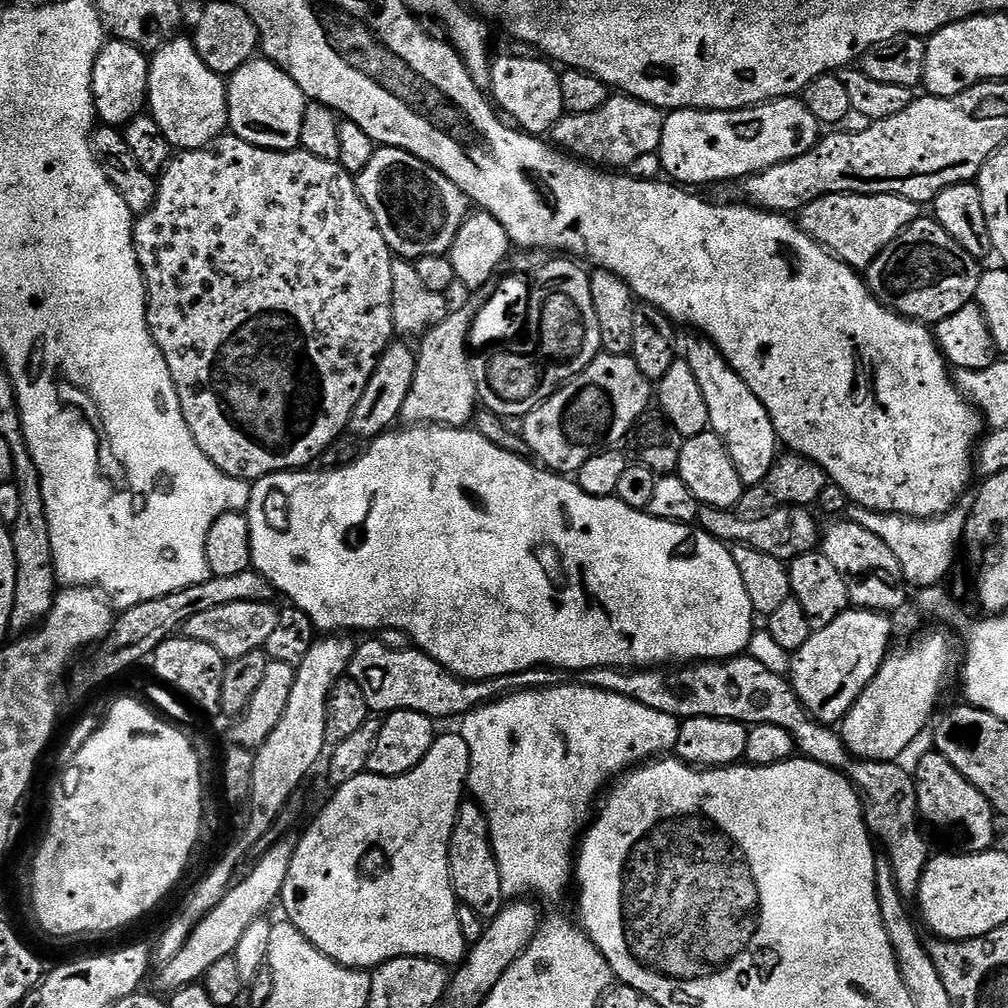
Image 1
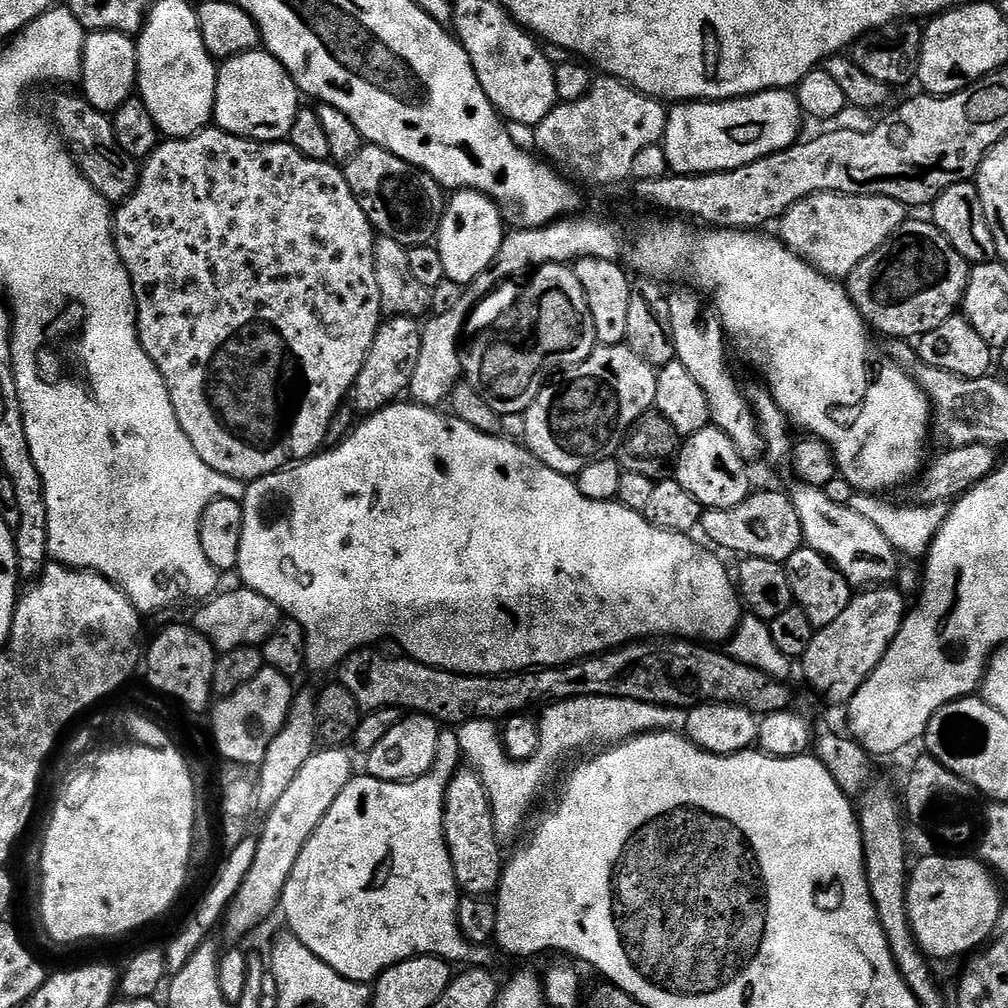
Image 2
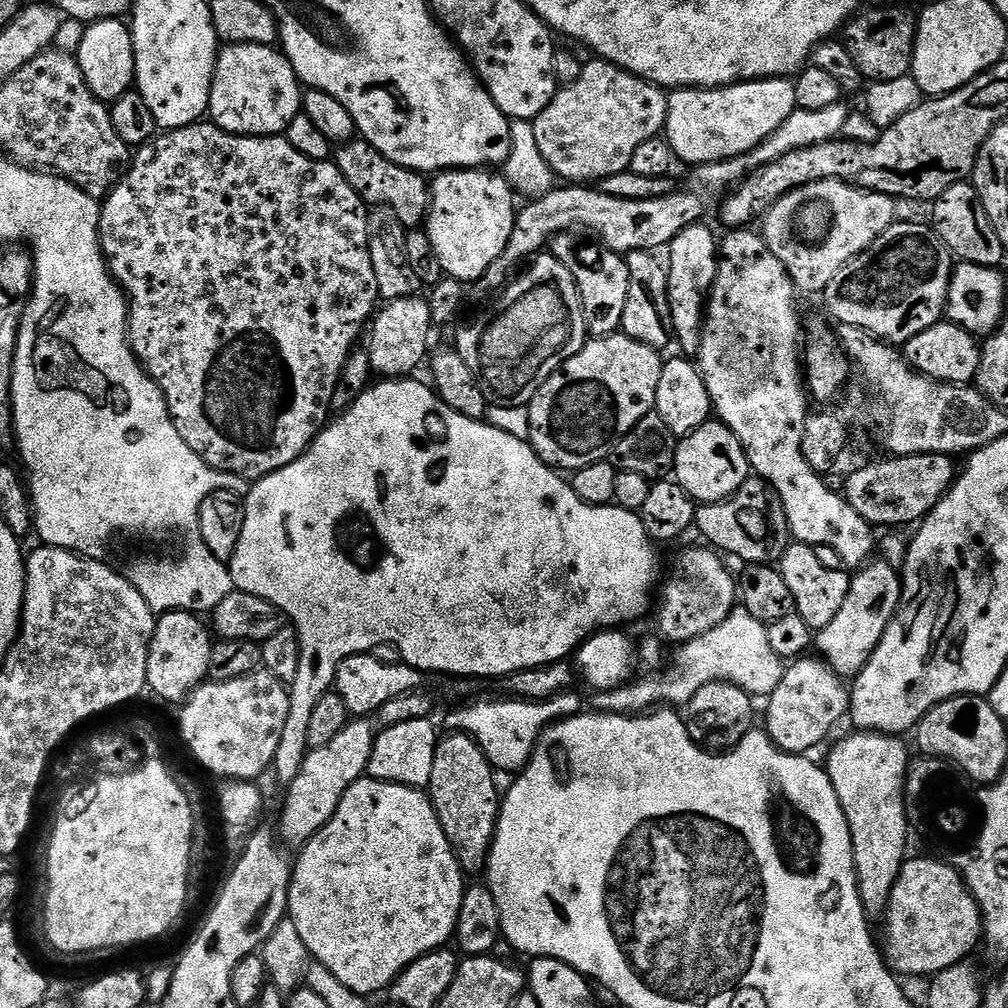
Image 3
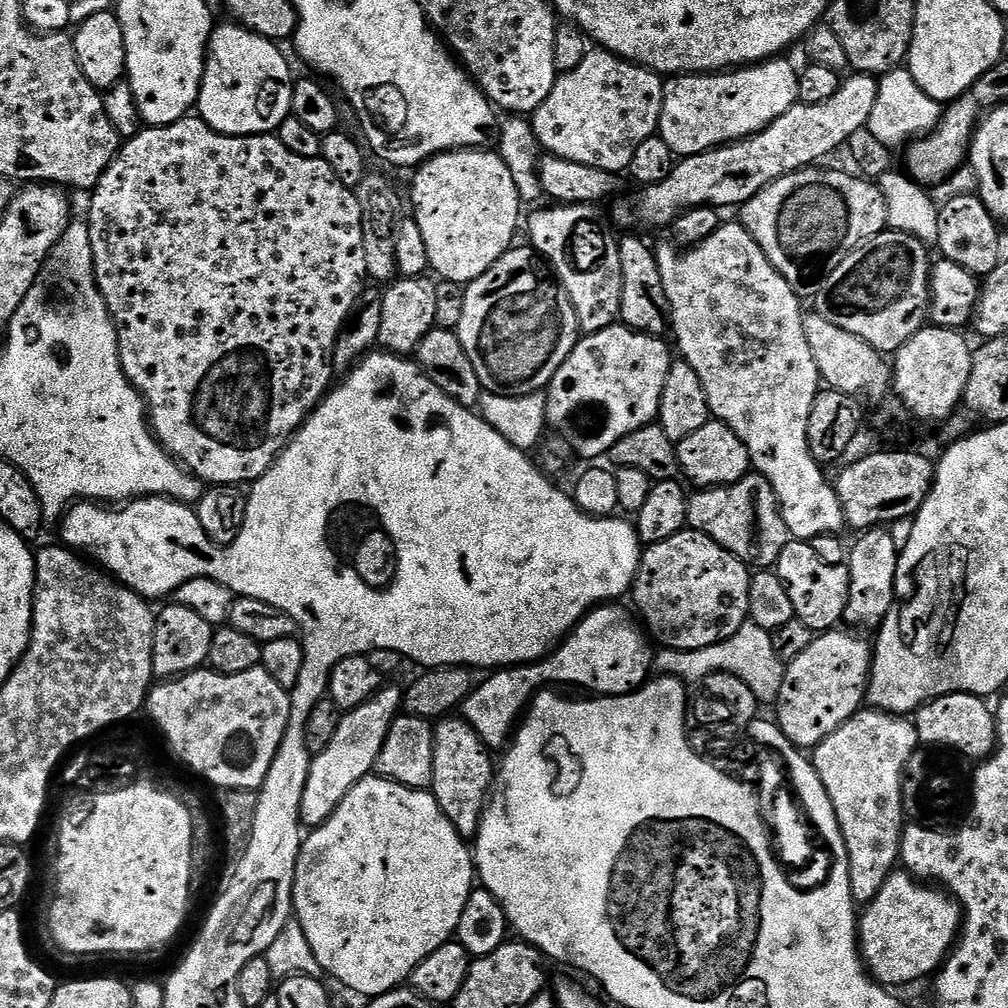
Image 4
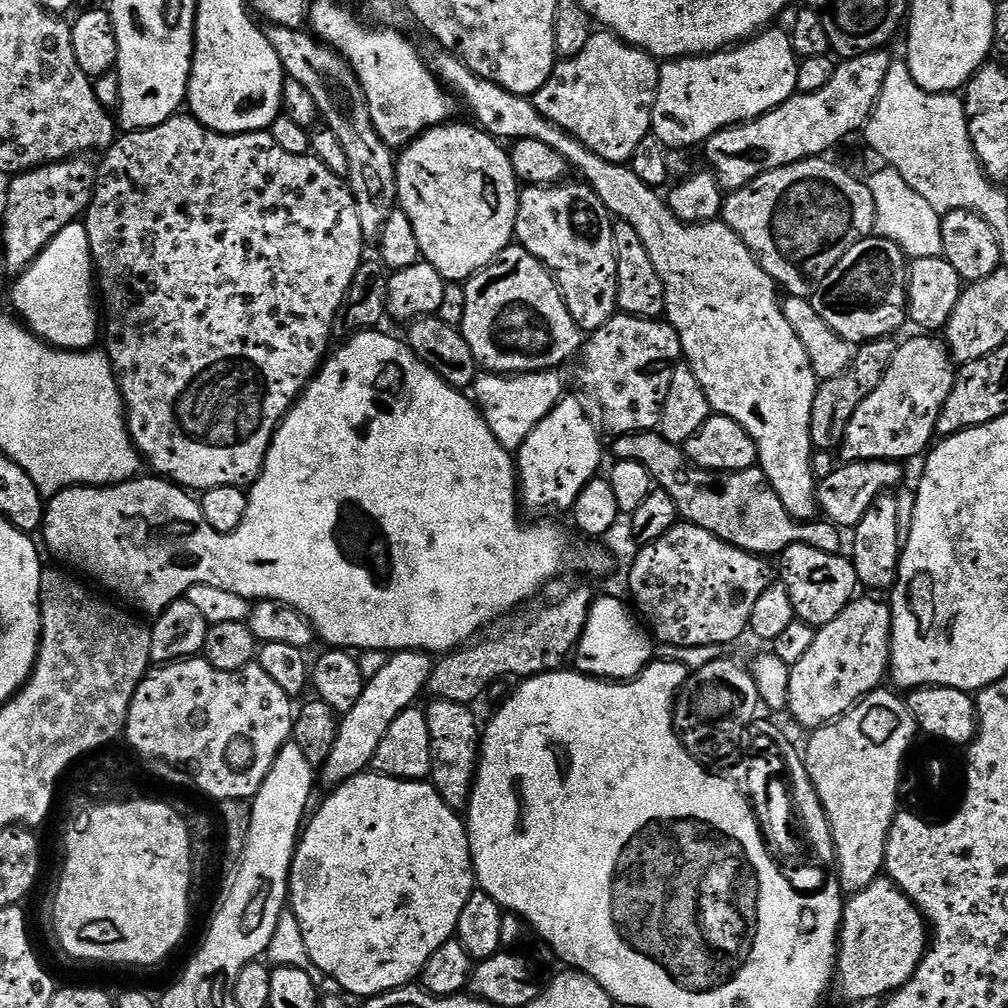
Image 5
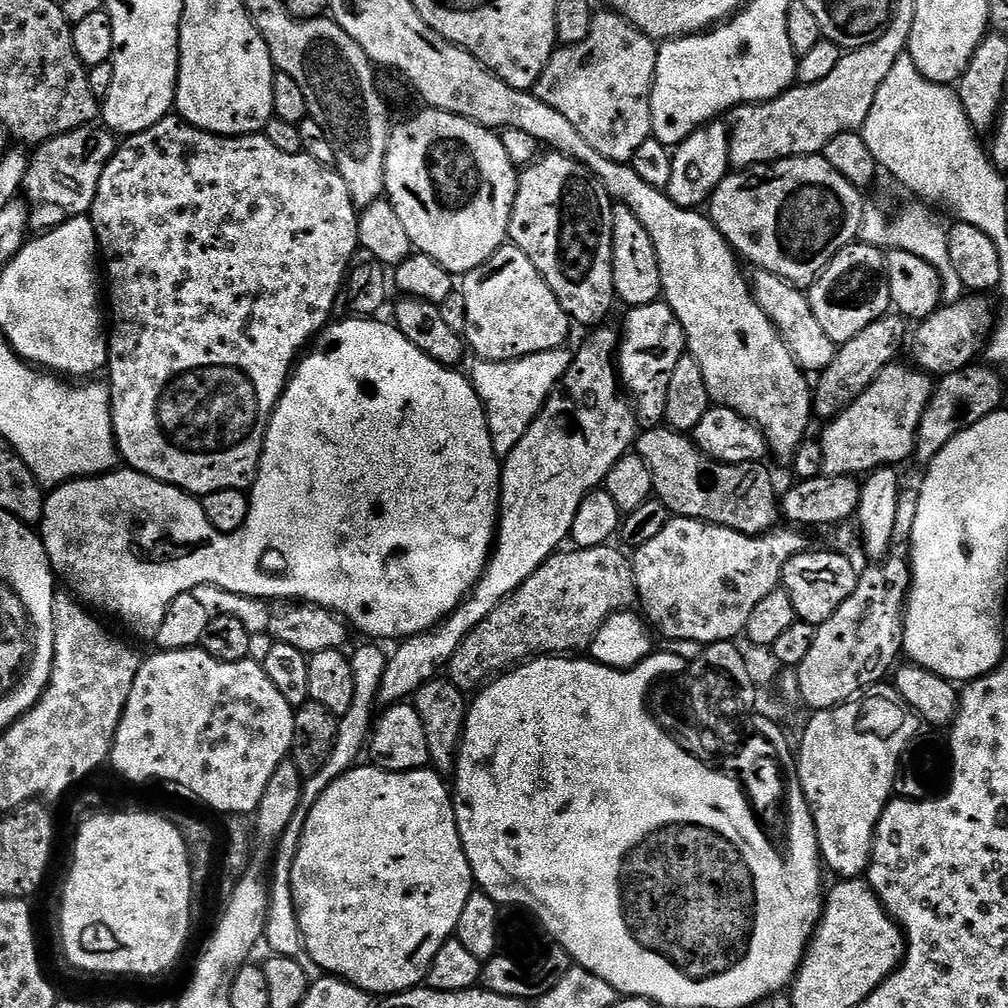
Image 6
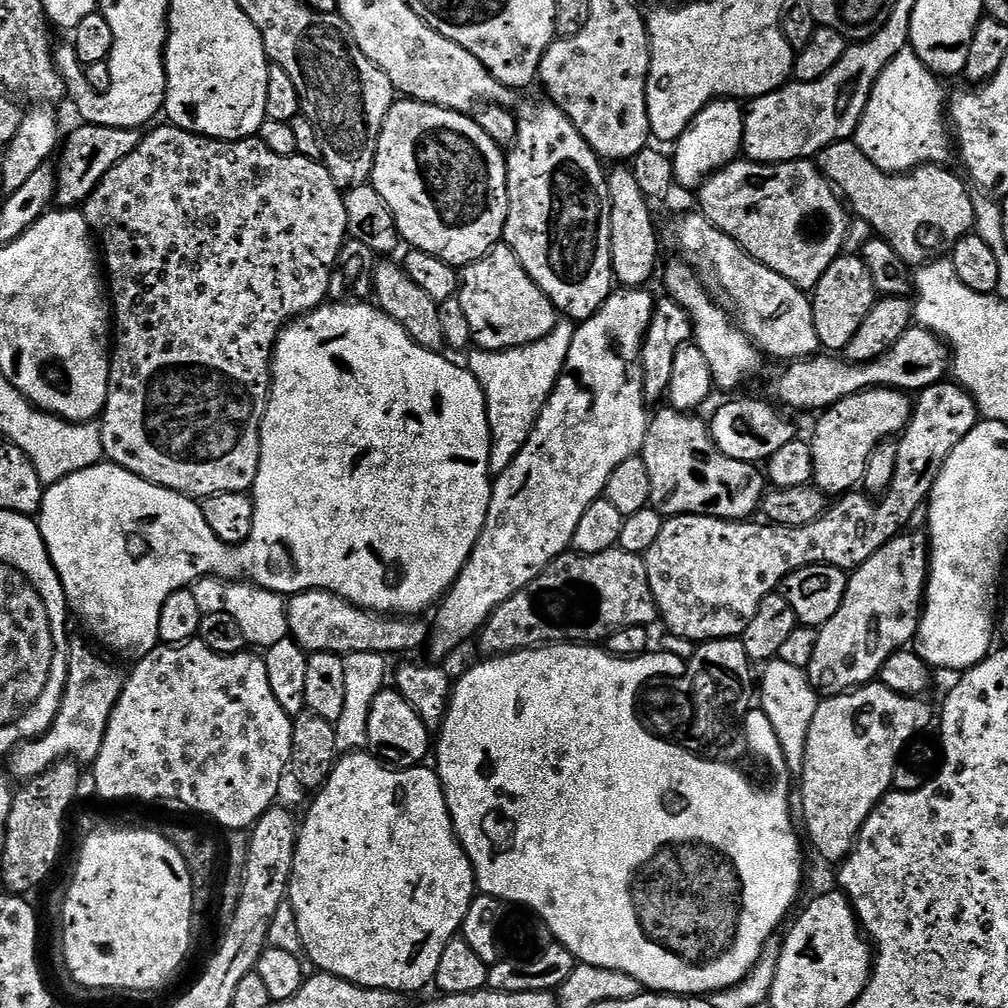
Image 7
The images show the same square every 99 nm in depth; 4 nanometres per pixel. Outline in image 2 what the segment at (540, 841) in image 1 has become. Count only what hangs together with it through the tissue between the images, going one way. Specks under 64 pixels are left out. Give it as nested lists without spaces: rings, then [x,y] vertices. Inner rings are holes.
[[[591,696],[590,698],[574,698],[566,702],[547,705],[539,713],[538,725],[540,729],[540,741],[538,742],[537,752],[529,760],[512,760],[504,751],[504,745],[499,739],[492,741],[484,740],[485,721],[471,720],[459,725],[458,735],[460,738],[460,750],[463,759],[471,767],[475,768],[476,773],[482,778],[486,786],[486,794],[490,798],[490,806],[494,814],[494,826],[496,833],[501,838],[516,836],[520,832],[520,827],[524,824],[524,819],[532,812],[532,803],[540,796],[540,791],[548,784],[548,779],[556,772],[556,767],[567,758],[571,752],[580,752],[583,748],[588,750],[603,750],[609,746],[615,746],[623,741],[631,740],[633,736],[642,736],[649,732],[684,732],[686,726],[686,712],[682,708],[668,708],[665,704],[647,704],[638,702],[630,698],[606,698],[605,696]]]

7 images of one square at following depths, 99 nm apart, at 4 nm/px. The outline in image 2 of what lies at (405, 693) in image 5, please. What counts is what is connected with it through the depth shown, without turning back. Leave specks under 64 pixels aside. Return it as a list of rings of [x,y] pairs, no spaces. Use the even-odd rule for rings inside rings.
[[[340,746],[315,751],[274,804],[274,808],[263,817],[264,829],[258,833],[253,865],[227,907],[226,922],[228,920],[230,935],[244,936],[254,931],[272,911],[280,908],[280,895],[290,878],[290,870],[294,870],[294,862],[298,862],[298,854],[302,854],[306,842],[314,830],[318,830],[322,818],[326,818],[330,806],[354,778],[352,758],[346,751]]]

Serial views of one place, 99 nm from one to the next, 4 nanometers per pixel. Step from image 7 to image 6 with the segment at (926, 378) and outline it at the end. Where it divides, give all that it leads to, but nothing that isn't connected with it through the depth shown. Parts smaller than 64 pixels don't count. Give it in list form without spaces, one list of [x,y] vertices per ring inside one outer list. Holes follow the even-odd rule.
[[[961,298],[941,306],[930,318],[919,321],[911,329],[906,341],[907,359],[933,378],[949,376],[969,367],[979,352],[981,355],[994,327],[994,315],[992,316],[992,310],[984,300],[987,299]]]

